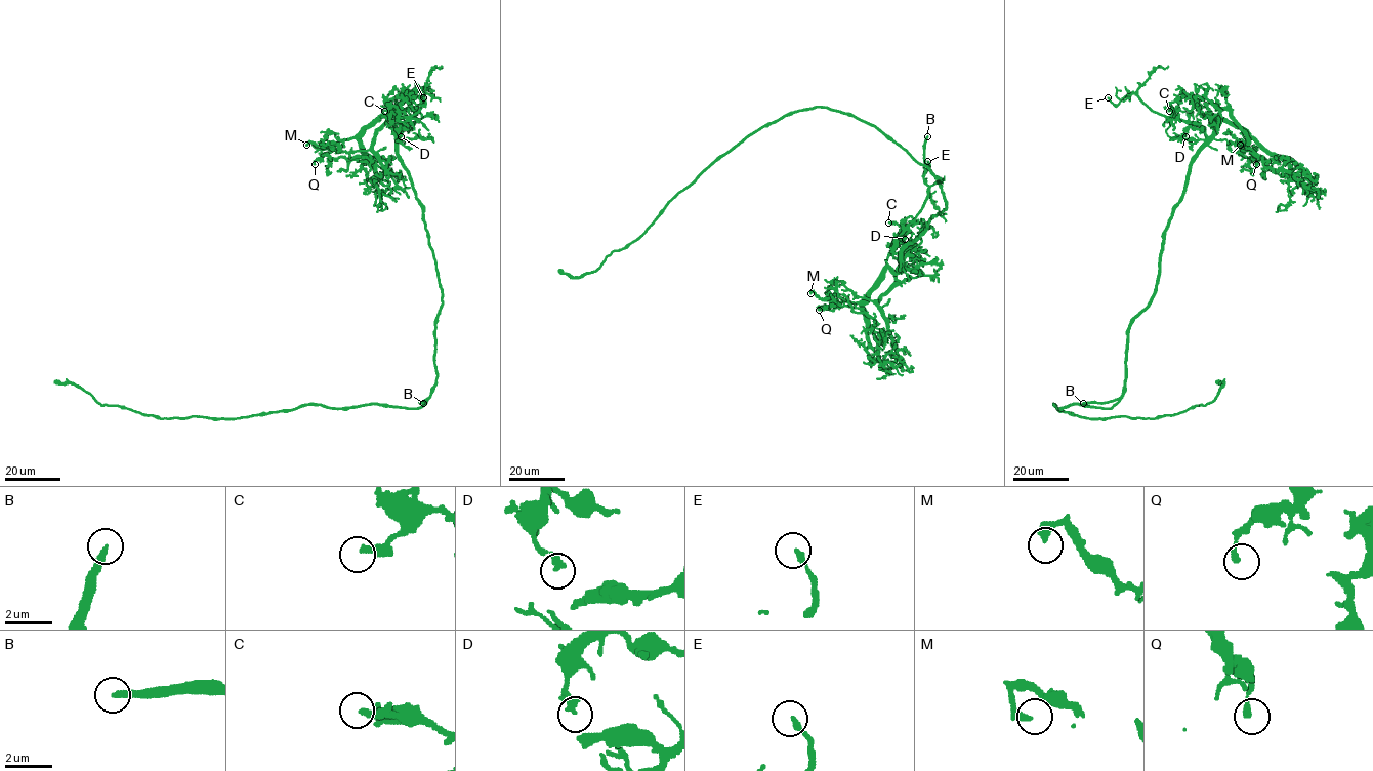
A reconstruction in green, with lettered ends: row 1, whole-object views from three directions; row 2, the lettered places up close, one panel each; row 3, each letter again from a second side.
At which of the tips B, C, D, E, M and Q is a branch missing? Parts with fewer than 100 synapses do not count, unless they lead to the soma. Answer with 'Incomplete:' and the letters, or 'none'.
Incomplete: B

